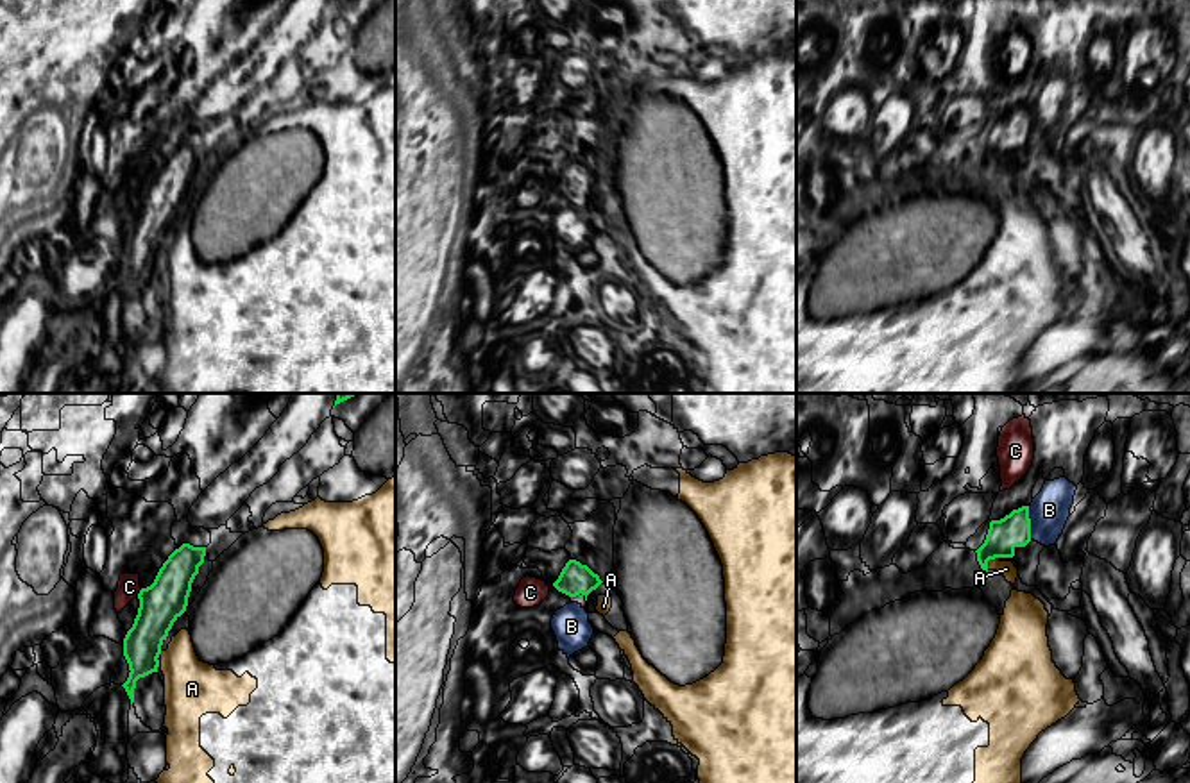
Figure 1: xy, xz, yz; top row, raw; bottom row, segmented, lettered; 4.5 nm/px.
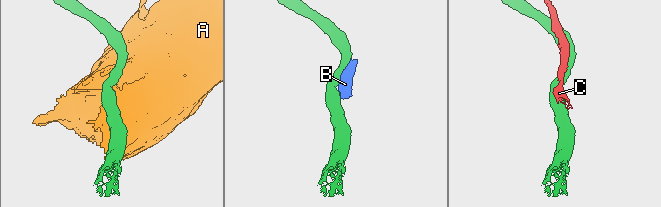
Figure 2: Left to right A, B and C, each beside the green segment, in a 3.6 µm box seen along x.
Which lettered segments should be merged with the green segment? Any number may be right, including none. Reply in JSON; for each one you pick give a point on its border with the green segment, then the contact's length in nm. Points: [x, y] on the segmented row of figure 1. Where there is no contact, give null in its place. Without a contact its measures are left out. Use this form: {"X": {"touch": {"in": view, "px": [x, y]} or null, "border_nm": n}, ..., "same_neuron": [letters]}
{"same_neuron": []}

